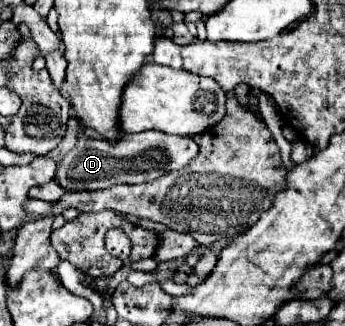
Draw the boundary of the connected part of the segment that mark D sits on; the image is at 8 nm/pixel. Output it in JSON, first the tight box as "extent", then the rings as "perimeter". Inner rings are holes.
{"extent":[55,123,197,191],"perimeter":[[[79,123],[77,145],[63,157],[57,167],[55,181],[65,191],[95,191],[107,189],[119,183],[145,183],[159,179],[163,173],[177,171],[189,163],[197,155],[197,143],[191,137],[179,135],[165,135],[161,131],[141,131],[123,135],[117,143],[109,141],[95,141],[89,139]]]}

